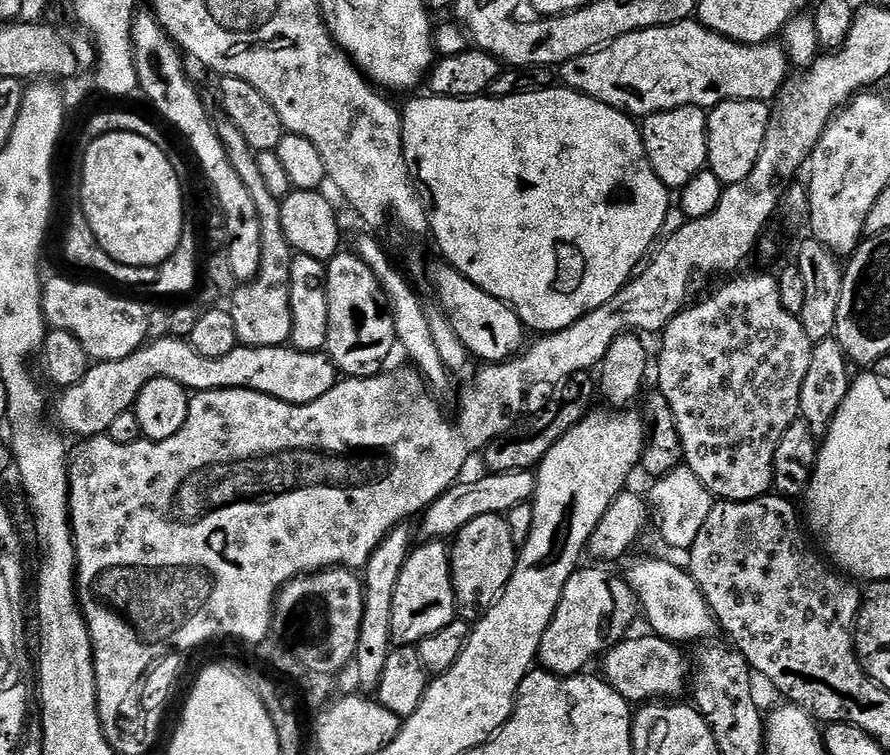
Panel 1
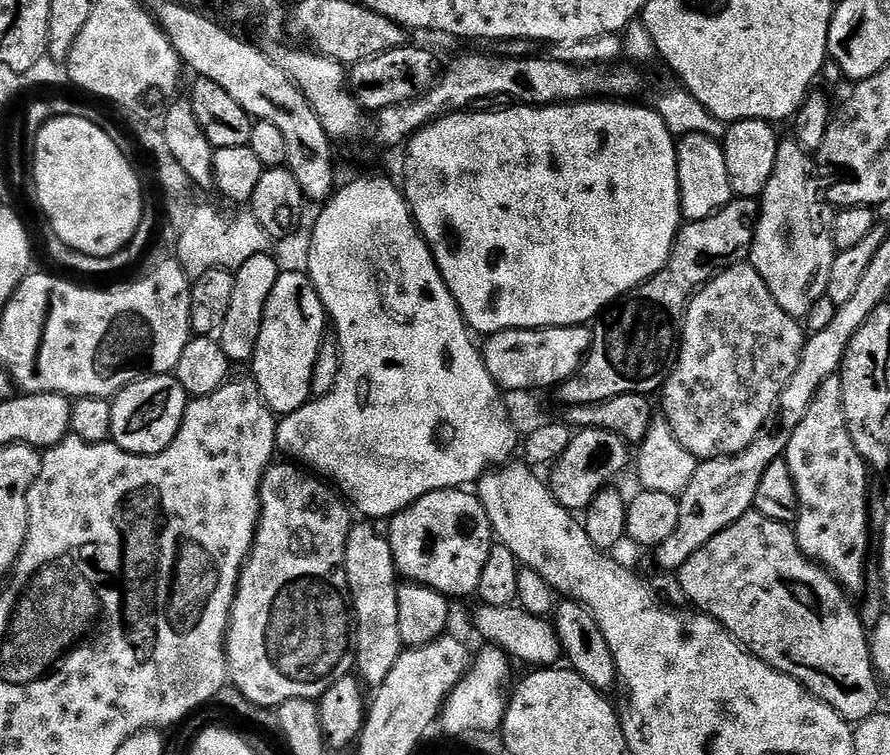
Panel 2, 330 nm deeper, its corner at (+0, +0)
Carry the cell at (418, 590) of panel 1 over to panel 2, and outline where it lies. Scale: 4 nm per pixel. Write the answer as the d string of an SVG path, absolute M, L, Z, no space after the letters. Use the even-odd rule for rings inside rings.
M468 490L431 492L391 517L386 539L397 573L405 581L432 588L447 598L478 593L482 569L494 543L490 518L479 495Z

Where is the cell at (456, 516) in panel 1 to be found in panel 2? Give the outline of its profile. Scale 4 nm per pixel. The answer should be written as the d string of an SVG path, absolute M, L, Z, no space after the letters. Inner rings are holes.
M582 428L573 435L565 452L551 465L550 487L554 498L573 514L583 513L594 498L613 483L612 479L630 464L630 445L618 434L601 428Z

